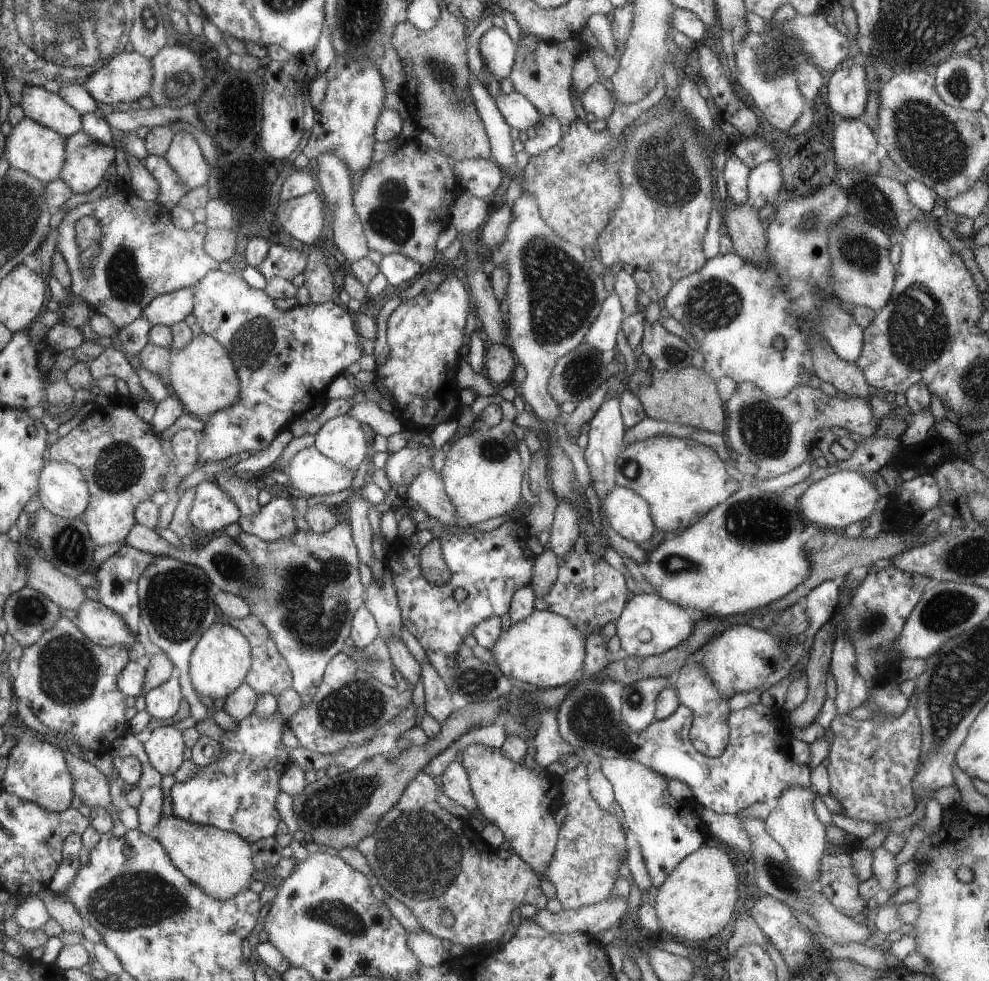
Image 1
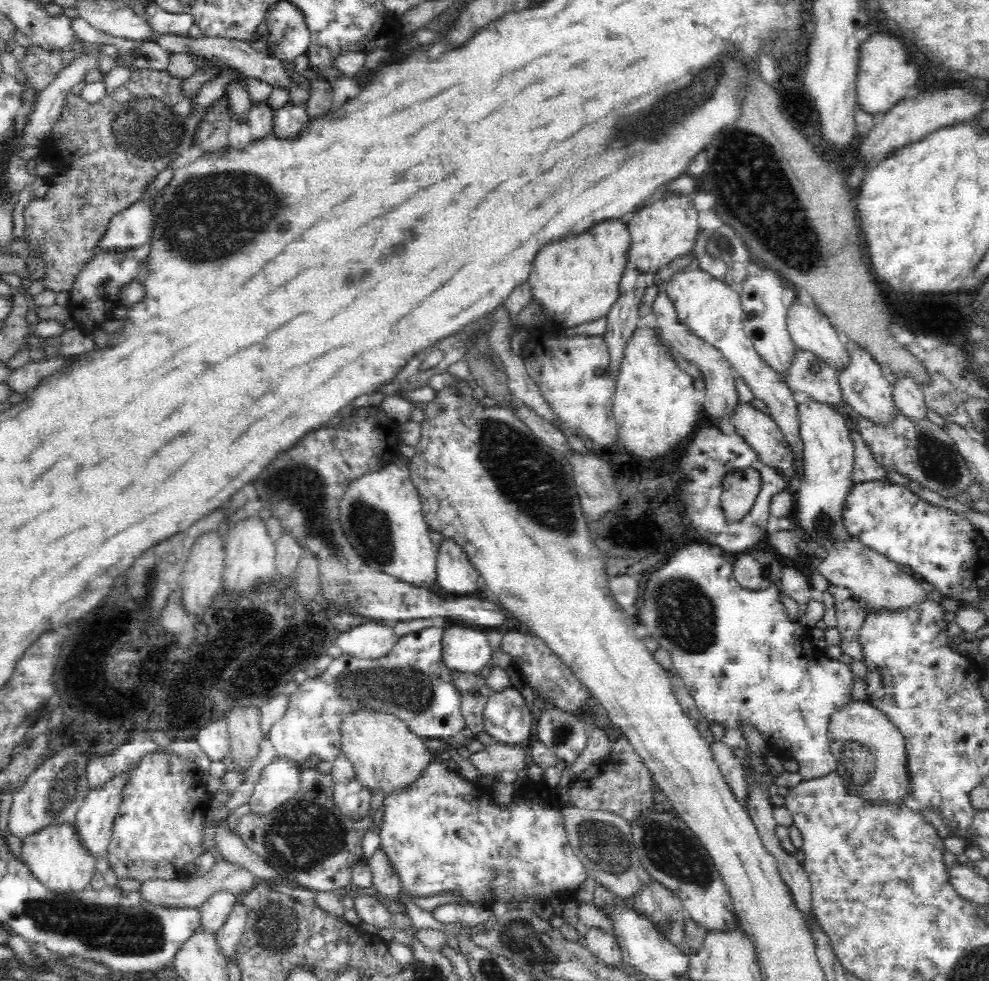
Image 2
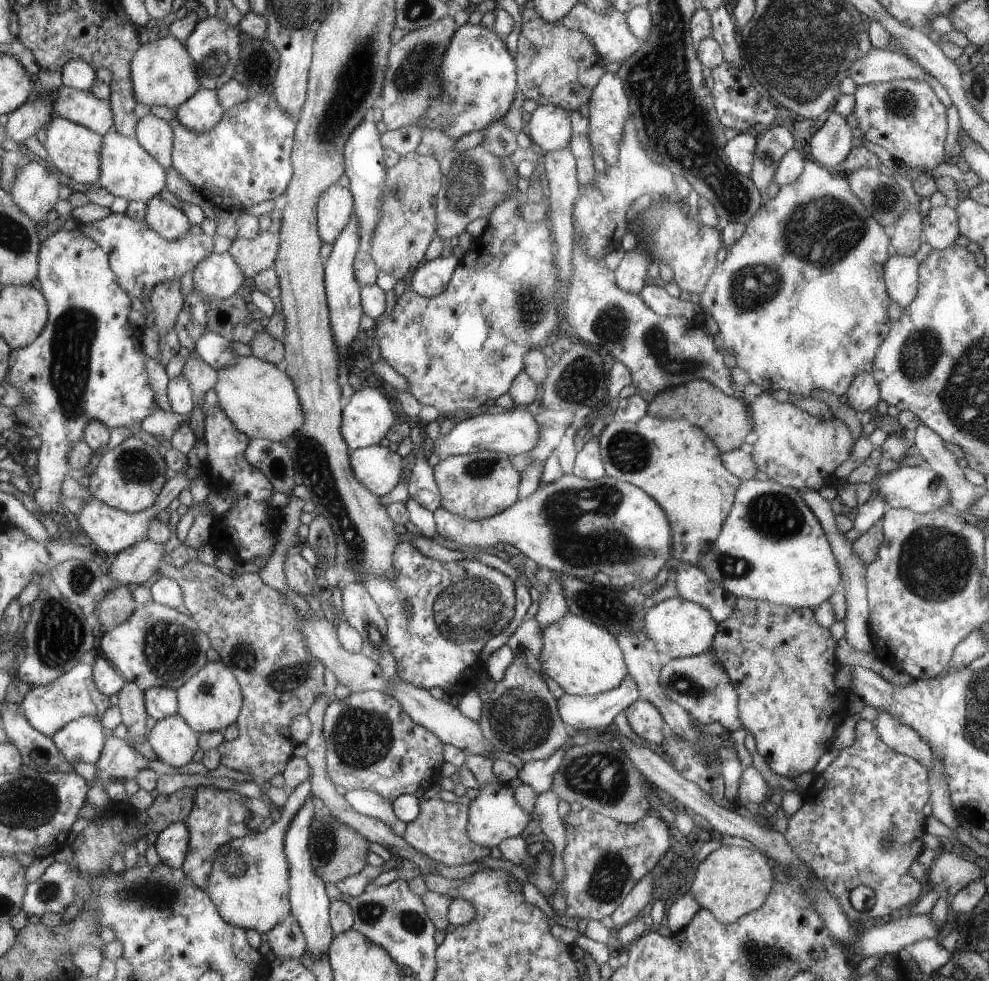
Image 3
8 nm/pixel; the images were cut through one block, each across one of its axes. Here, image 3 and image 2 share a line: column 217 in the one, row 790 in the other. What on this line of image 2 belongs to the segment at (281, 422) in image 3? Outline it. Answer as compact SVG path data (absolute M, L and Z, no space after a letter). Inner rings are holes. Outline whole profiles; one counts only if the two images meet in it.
M365 708L348 714L340 722L342 749L354 771L354 780L366 786L370 793L382 793L384 798L407 790L416 783L435 758L424 739L410 732L409 726L390 713Z

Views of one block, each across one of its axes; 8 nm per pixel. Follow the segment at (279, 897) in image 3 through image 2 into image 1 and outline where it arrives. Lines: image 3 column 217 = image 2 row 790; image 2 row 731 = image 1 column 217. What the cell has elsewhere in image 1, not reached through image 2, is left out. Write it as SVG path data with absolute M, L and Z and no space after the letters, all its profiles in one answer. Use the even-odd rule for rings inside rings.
M161 816L153 837L170 858L175 868L191 883L213 899L229 899L241 890L248 889L257 872L253 864L253 846L238 835L218 830L210 825L189 823L175 816Z

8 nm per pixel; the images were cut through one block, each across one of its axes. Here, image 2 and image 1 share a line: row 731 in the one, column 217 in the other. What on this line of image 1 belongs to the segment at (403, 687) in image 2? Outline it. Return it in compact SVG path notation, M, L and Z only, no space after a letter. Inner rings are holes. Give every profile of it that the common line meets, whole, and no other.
M220 269L208 273L192 290L193 316L199 322L202 333L217 339L225 348L238 378L238 397L234 403L203 420L204 428L199 433L203 436L203 443L197 446L196 454L199 465L223 461L242 452L264 449L301 414L313 406L323 406L327 402L327 384L361 356L352 316L345 309L341 310L335 299L322 304L297 305L281 312L275 309L265 291L248 286L239 274L227 274Z

